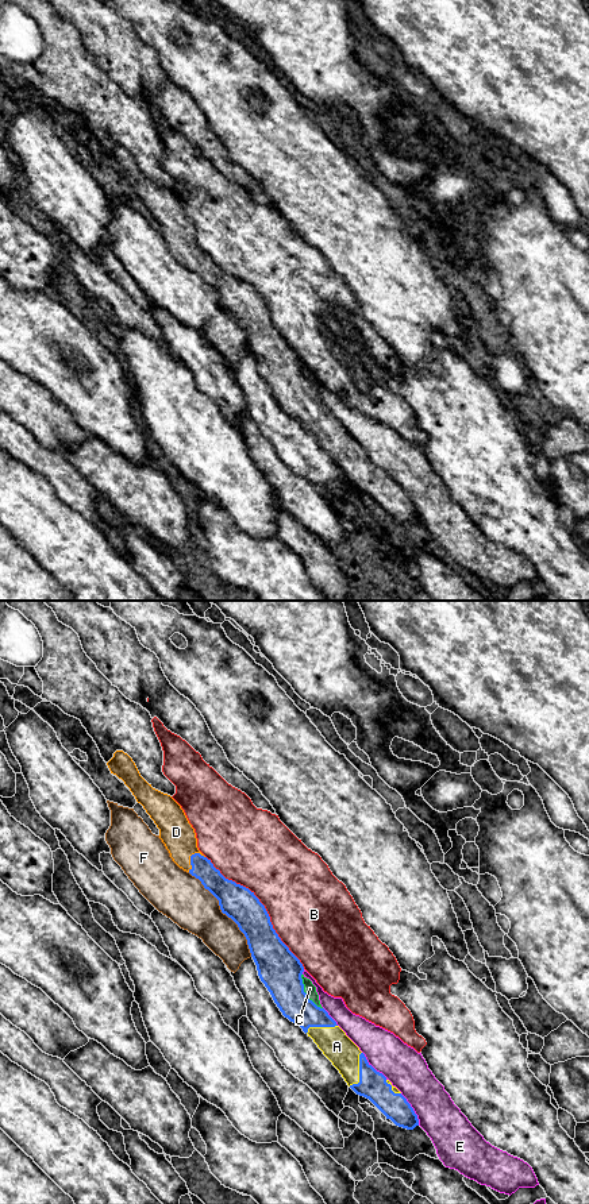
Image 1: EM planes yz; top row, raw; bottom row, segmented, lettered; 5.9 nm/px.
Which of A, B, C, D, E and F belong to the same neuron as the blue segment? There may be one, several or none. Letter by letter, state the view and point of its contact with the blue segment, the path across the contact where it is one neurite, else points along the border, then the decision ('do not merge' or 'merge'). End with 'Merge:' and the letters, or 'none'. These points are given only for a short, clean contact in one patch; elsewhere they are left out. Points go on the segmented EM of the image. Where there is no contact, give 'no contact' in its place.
A: meets blue in yz at (360, 1072); merge
B: meets blue in yz at (264, 907); do not merge
C: meets blue in yz at (304, 992); merge
D: meets blue in yz at (191, 857); runs through yz (203, 869), (191, 857), (183, 849), (176, 832); merge
E: meets blue in yz at (412, 1110); do not merge
F: meets blue in yz at (224, 913); do not merge
Merge: A, C, D

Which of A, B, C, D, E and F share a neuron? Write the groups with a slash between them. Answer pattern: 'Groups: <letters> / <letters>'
Groups: A C D / B / E / F

